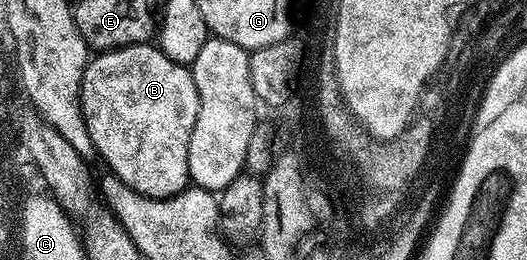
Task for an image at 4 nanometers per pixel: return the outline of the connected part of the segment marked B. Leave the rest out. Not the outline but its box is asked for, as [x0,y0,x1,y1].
[79,43,199,200]

